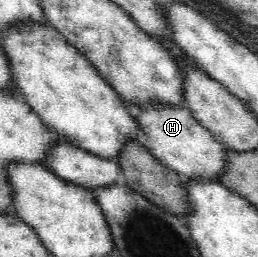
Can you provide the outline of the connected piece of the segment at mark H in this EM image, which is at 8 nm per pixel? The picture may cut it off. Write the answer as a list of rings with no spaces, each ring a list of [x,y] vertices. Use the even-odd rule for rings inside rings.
[[[148,103],[135,108],[128,104],[132,117],[141,128],[144,148],[147,148],[166,168],[184,179],[203,179],[219,182],[219,176],[227,164],[227,153],[223,146],[204,128],[185,107],[170,107],[170,104]]]

